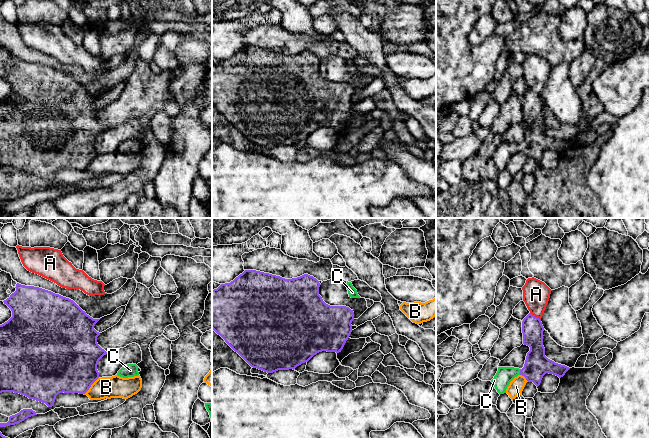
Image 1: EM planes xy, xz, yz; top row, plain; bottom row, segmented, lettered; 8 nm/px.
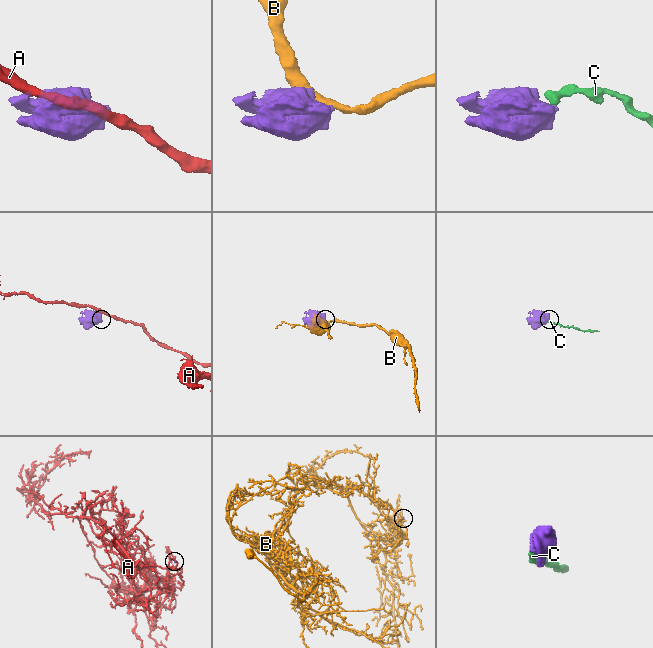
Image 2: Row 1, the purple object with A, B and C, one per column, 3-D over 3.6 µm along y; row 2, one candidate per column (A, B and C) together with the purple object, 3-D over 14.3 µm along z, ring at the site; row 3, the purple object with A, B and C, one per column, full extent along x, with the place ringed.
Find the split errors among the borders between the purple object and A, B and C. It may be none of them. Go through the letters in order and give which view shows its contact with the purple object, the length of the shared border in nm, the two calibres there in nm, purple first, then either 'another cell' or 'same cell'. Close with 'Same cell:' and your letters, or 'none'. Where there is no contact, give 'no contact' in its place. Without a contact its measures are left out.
A: yz | 110 nm | 170/220 nm | another cell
B: xy | 180 nm | 460/180 nm | another cell
C: yz | 50 nm | 190/140 nm | same cell
Same cell: C

